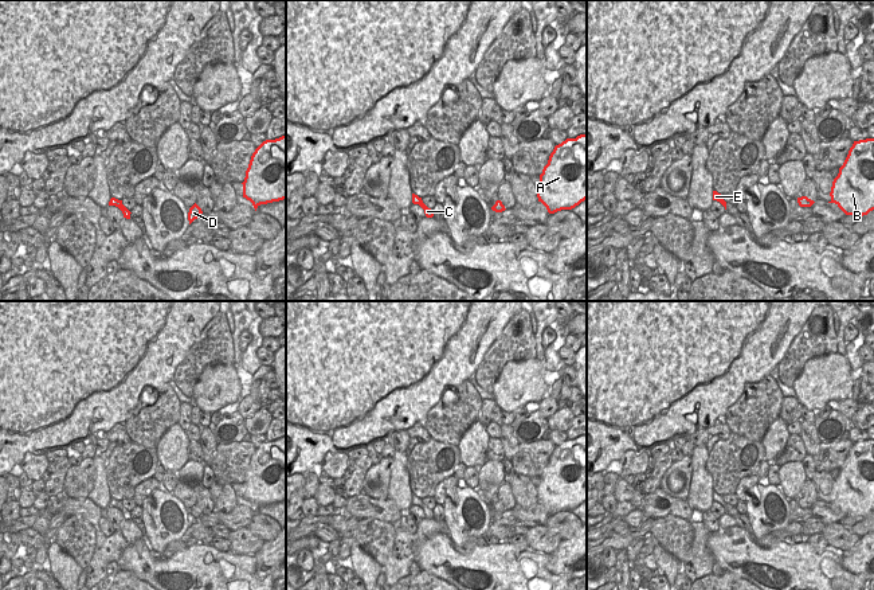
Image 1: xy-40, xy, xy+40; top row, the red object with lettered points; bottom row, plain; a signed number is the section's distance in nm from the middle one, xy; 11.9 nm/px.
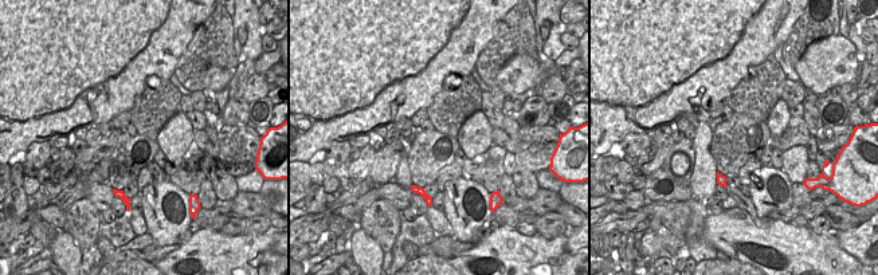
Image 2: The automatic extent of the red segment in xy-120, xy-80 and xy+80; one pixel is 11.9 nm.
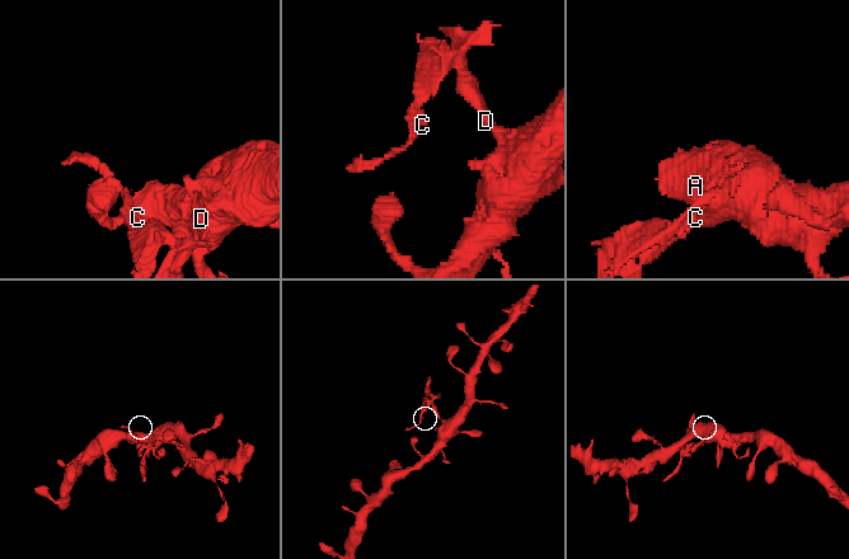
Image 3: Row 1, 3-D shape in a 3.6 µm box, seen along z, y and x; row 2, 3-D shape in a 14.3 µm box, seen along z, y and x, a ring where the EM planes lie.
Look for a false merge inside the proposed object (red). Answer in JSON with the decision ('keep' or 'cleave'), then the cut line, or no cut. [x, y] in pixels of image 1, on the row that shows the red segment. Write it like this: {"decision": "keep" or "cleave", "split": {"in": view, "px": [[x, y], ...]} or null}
{"decision": "cleave", "split": {"in": "xy+40", "px": [[798, 200], [803, 206]]}}

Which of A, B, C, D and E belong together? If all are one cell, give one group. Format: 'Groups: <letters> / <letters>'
Groups: A B / C D E.

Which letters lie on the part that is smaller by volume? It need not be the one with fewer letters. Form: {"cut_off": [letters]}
{"cut_off": ["C", "D", "E"]}

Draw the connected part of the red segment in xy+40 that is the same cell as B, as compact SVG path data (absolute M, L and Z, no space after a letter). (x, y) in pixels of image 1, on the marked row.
M874 138L854 141L832 181L831 200L846 215L863 216L874 210Z

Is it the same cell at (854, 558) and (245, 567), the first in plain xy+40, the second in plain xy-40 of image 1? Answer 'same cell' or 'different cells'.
different cells

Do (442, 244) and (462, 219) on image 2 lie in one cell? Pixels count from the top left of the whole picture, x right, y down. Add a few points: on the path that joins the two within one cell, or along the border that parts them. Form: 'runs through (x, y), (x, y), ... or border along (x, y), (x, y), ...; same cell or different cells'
border along (453, 235), (457, 239); different cells

